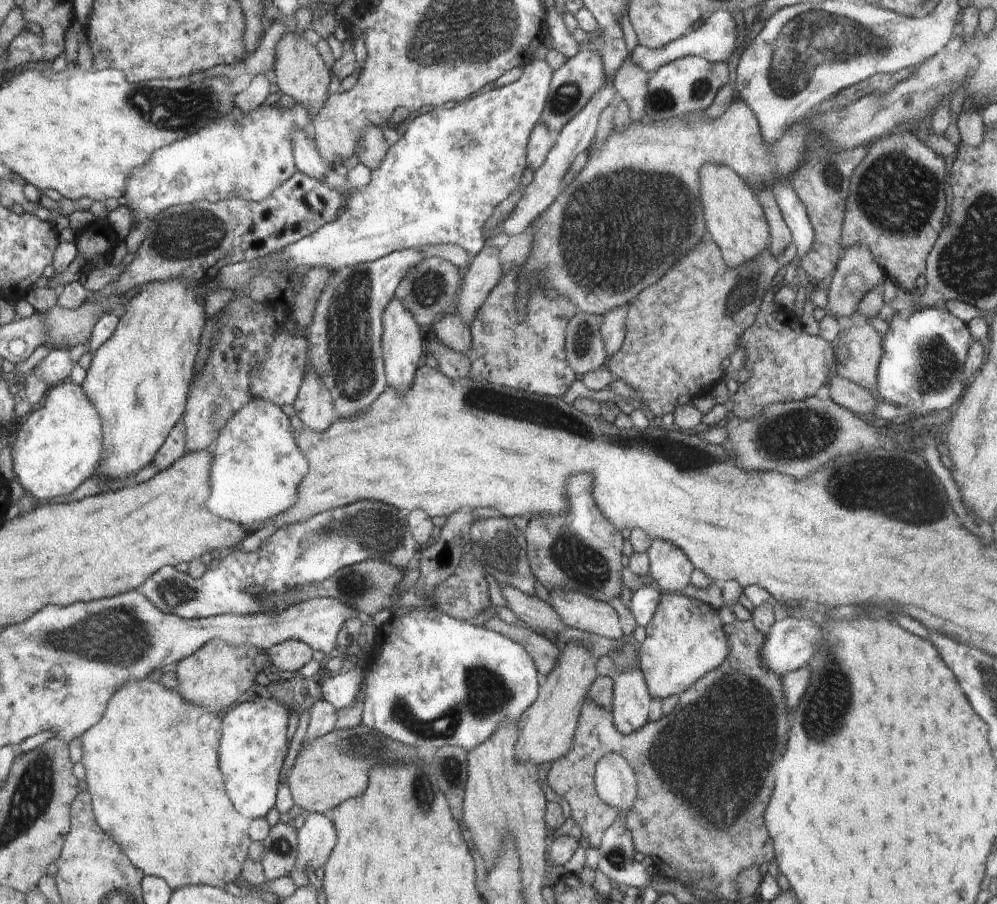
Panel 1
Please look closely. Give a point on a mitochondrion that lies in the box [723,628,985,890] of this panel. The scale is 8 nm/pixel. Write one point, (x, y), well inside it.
(821, 724)

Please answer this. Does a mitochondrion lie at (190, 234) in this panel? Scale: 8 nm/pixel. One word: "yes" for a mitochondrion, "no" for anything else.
yes

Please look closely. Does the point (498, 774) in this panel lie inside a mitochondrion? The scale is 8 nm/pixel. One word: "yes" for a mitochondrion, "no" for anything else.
no

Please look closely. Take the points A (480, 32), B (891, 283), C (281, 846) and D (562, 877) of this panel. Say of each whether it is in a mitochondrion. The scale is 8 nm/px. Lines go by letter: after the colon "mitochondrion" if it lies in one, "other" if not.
A: mitochondrion
B: other
C: mitochondrion
D: other

